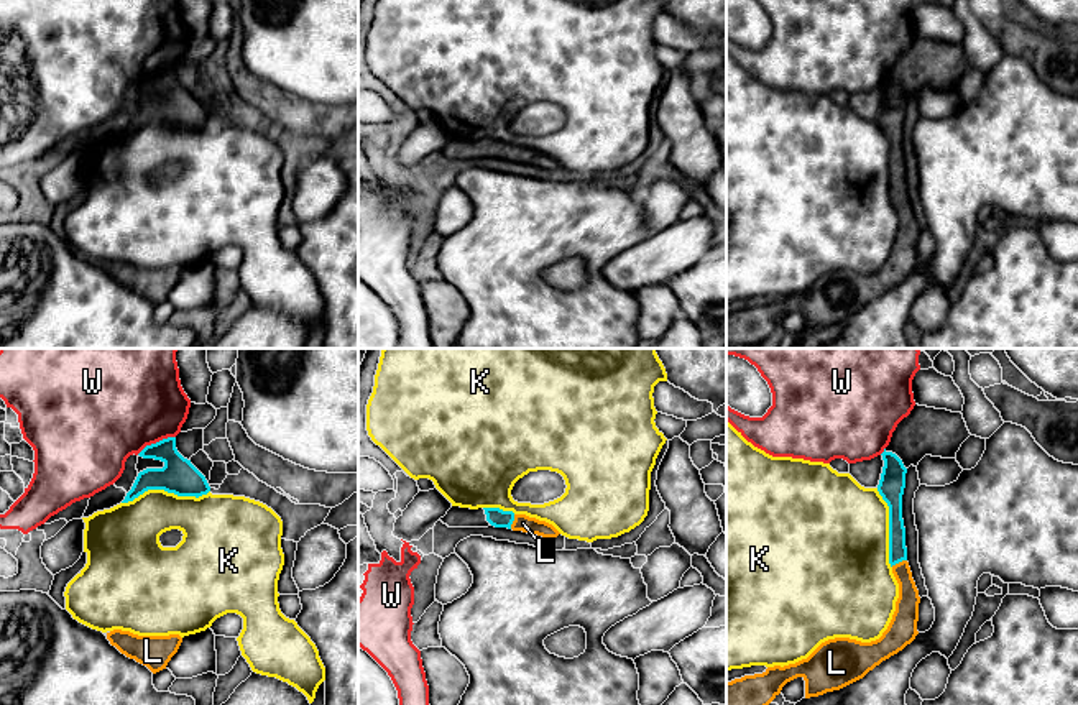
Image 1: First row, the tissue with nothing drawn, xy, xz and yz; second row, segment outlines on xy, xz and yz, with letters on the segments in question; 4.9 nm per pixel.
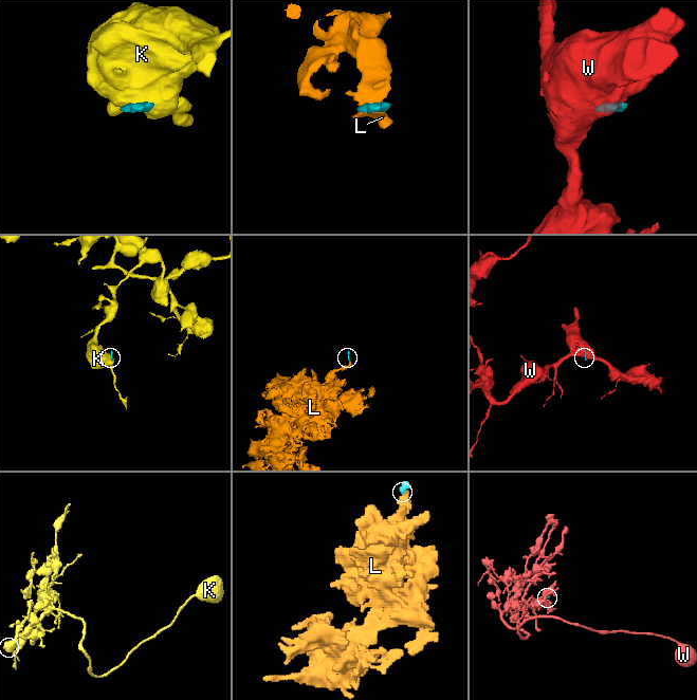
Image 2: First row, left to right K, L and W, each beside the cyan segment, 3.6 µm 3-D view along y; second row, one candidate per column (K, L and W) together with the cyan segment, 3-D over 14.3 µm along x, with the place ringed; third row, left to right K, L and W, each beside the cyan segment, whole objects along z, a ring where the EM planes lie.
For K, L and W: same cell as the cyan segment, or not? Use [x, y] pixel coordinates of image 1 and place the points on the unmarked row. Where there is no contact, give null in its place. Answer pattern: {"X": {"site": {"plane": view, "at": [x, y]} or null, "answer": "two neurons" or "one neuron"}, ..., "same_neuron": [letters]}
{"K": {"site": {"plane": "xy", "at": [165, 122]}, "answer": "two neurons"}, "L": {"site": {"plane": "yz", "at": [898, 194]}, "answer": "one neuron"}, "W": {"site": {"plane": "xy", "at": [156, 74]}, "answer": "two neurons"}, "same_neuron": ["L"]}

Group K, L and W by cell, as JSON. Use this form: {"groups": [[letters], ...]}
{"groups": [["K"], ["L"], ["W"]]}

